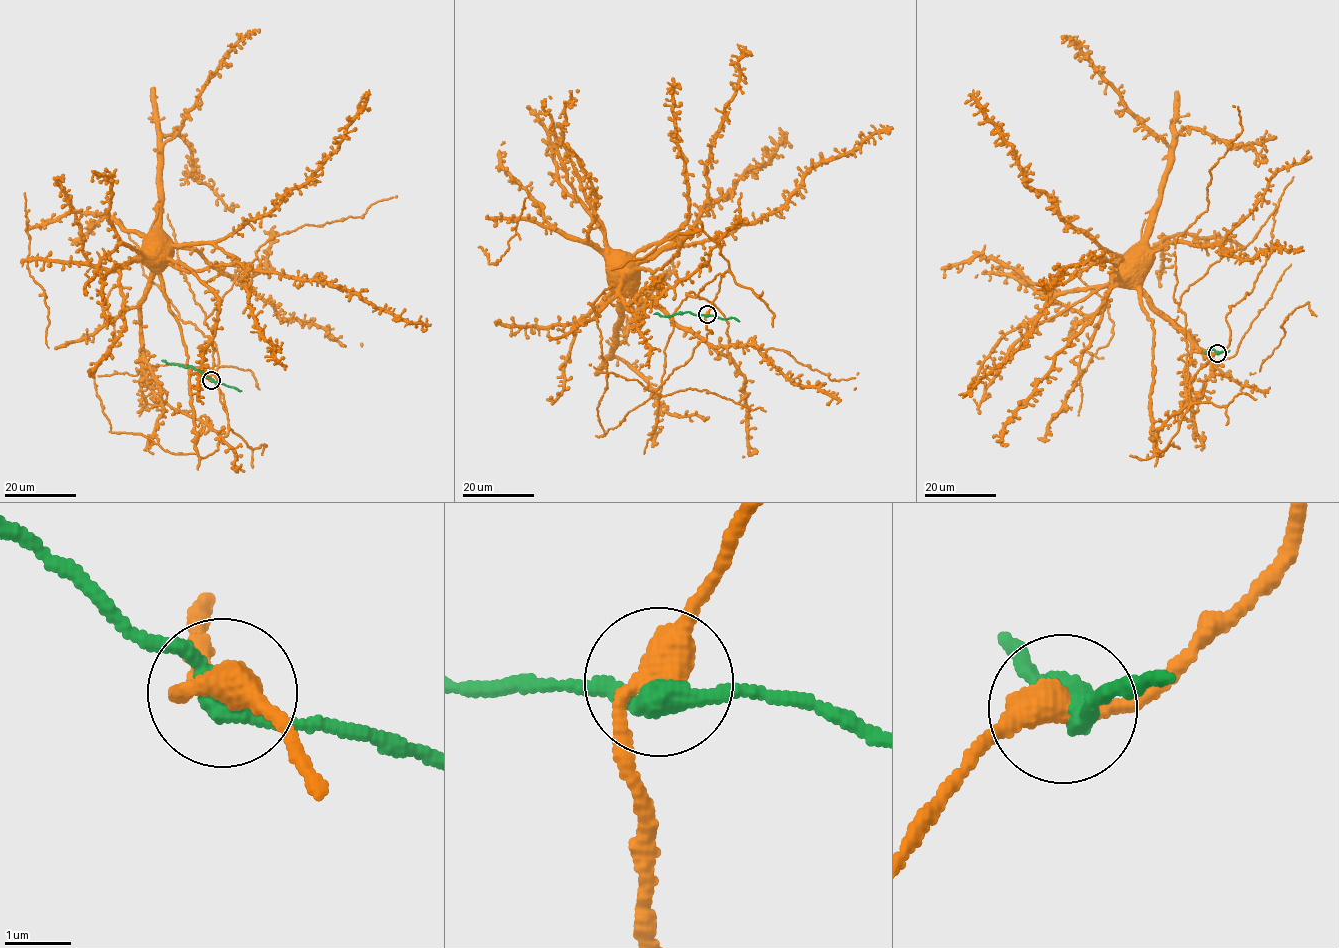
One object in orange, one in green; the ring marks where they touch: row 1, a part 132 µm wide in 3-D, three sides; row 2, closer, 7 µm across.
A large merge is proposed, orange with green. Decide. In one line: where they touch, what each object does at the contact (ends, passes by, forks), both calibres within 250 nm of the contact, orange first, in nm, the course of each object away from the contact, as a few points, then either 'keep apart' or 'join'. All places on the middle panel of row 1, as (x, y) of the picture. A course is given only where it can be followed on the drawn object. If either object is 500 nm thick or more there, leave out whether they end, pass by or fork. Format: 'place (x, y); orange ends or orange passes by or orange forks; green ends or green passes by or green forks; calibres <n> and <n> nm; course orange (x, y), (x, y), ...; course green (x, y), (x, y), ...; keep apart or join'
place (707, 314); orange passes by; green passes by; calibres 400 and 340 nm; course orange (707, 315), (729, 268), (708, 235), (693, 230), (660, 269), (631, 269); course green (707, 315), (685, 312), (669, 317), (654, 314); keep apart

